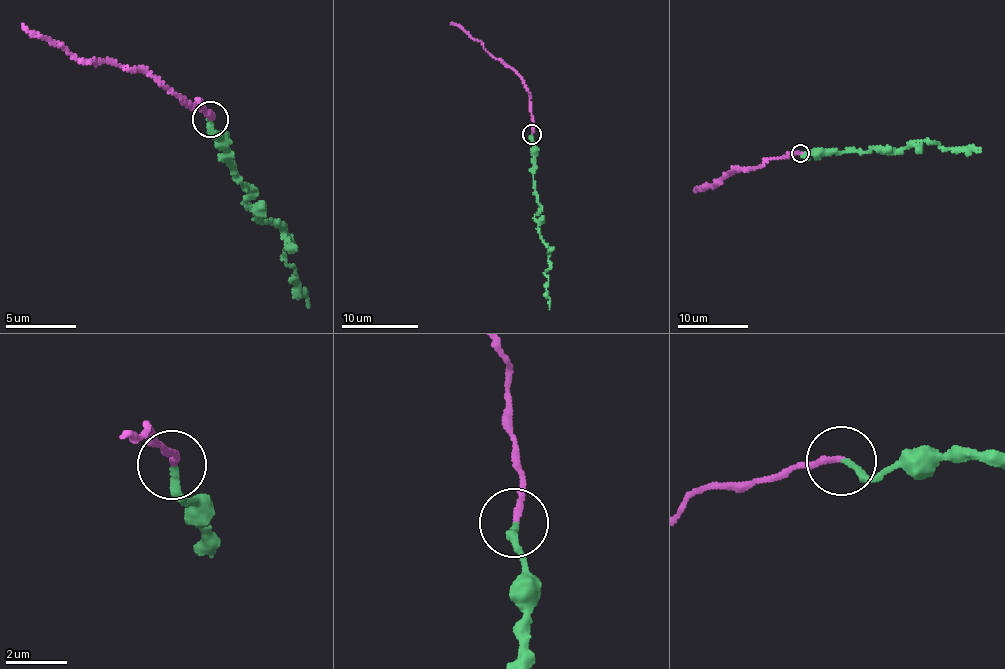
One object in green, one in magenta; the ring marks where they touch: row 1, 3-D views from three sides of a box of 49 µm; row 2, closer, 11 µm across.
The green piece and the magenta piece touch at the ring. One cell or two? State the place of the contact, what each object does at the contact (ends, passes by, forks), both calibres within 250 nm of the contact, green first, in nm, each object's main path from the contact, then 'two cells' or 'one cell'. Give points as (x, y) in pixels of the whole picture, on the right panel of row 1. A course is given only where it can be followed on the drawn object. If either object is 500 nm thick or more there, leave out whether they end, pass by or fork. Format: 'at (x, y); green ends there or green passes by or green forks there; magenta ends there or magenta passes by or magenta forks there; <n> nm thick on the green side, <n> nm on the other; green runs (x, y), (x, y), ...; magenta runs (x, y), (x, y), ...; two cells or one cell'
at (800, 153); green ends there; magenta ends there; 240 nm thick on the green side, 200 nm on the other; green runs (799, 152), (806, 156), (870, 151), (873, 148), (887, 151), (906, 149), (922, 141), (952, 149), (981, 149); magenta runs (799, 152), (769, 157), (761, 166), (736, 168), (711, 187), (694, 188); one cell

